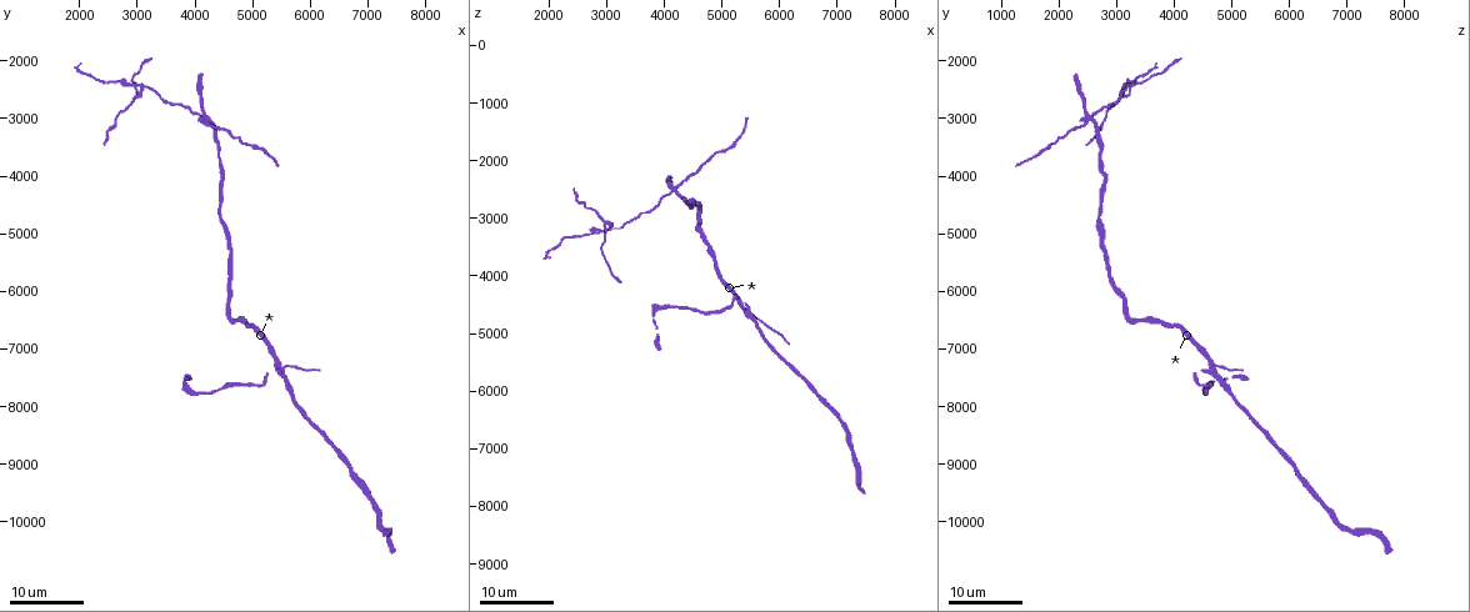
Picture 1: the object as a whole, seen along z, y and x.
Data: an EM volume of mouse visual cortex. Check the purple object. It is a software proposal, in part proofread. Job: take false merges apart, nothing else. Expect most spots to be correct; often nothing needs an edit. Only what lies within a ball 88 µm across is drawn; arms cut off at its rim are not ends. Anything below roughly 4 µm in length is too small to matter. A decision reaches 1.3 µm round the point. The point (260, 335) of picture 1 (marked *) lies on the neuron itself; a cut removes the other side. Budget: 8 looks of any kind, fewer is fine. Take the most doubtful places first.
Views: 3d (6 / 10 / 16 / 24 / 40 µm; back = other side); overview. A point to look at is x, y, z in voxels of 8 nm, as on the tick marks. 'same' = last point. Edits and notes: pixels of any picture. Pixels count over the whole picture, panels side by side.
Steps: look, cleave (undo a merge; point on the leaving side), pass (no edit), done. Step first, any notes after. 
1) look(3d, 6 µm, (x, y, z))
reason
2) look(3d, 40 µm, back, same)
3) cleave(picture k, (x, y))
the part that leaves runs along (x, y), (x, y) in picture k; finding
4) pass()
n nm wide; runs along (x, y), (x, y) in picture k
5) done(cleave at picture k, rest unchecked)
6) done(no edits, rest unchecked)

look(3d, 24 µm, (5450, 7450, 4550))

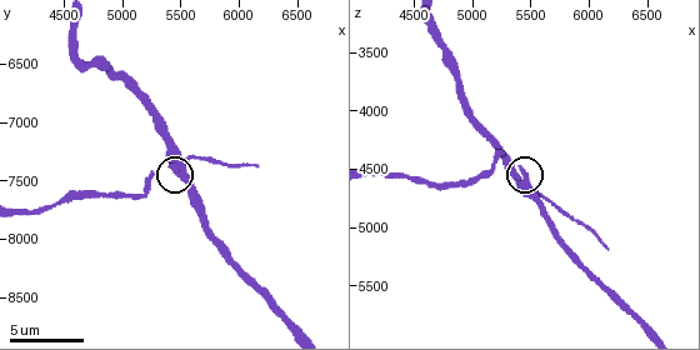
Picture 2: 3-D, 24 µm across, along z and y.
look(3d, 6 µm, (5480, 7380, 4600))
closer look

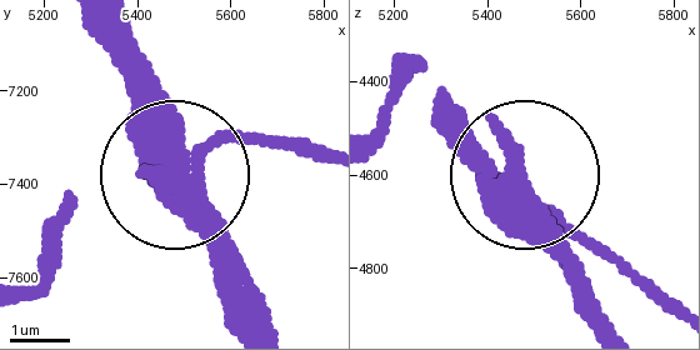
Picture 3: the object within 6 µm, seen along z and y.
pass()
continuous, no second neuron

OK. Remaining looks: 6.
look(3d, 16 µm, (3850, 7600, 4600))
calibre changes

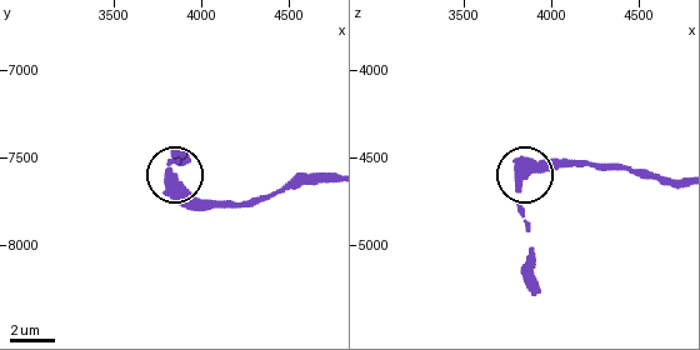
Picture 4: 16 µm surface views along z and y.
look(3d, 6 µm, (3800, 7600, 4640))

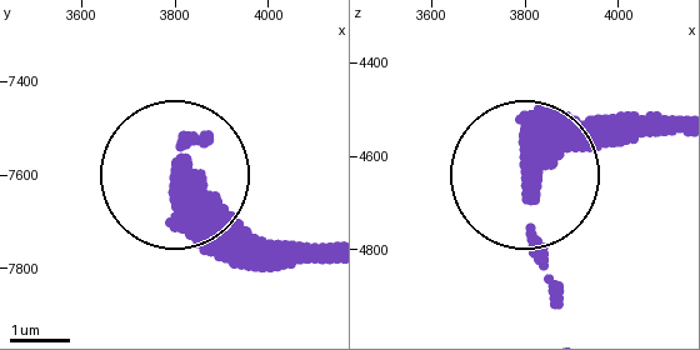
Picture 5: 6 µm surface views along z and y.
pass()
all the same neuron

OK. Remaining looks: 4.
look(3d, 24 µm, (4450, 3650, 2750))
thin neck

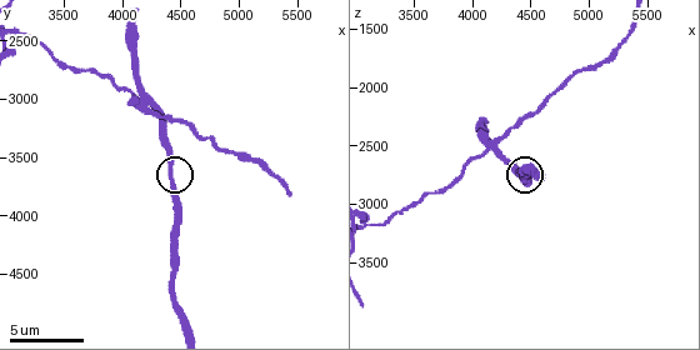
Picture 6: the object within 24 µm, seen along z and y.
look(3d, 10 µm, same)
zoom in

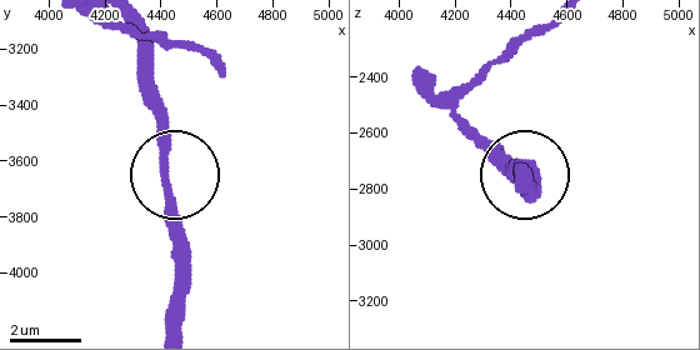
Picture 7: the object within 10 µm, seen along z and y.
pass()
runs along (171, 321), (178, 223), (169, 115), (154, 91) in picture 7; continuous, no second neuron

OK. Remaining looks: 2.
look(3d, 16 µm, (4500, 4850, 2750))
thick turns thin

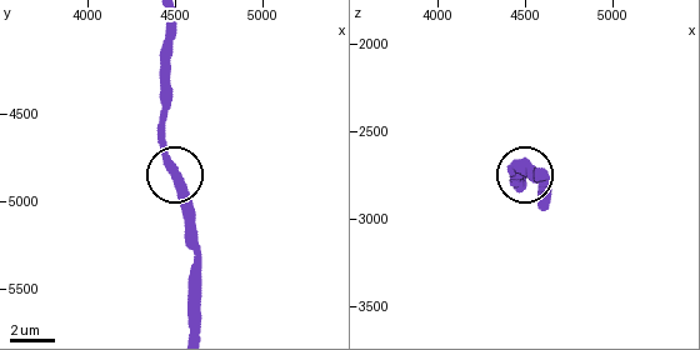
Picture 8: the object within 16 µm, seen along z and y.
look(3d, 6 µm, same)

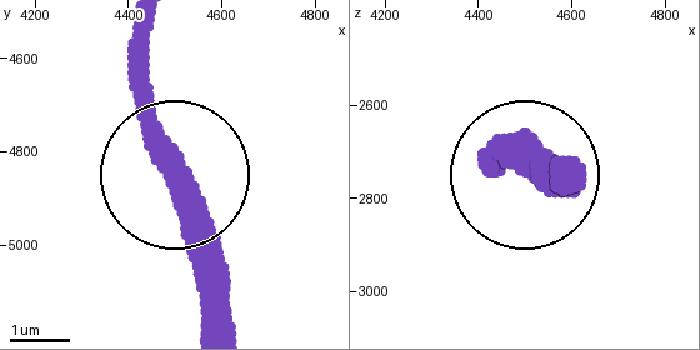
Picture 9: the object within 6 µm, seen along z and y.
pass()
runs along (565, 189), (481, 154) in picture 9; all the same neuron

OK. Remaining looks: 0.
done(no edits, rest unchecked)

